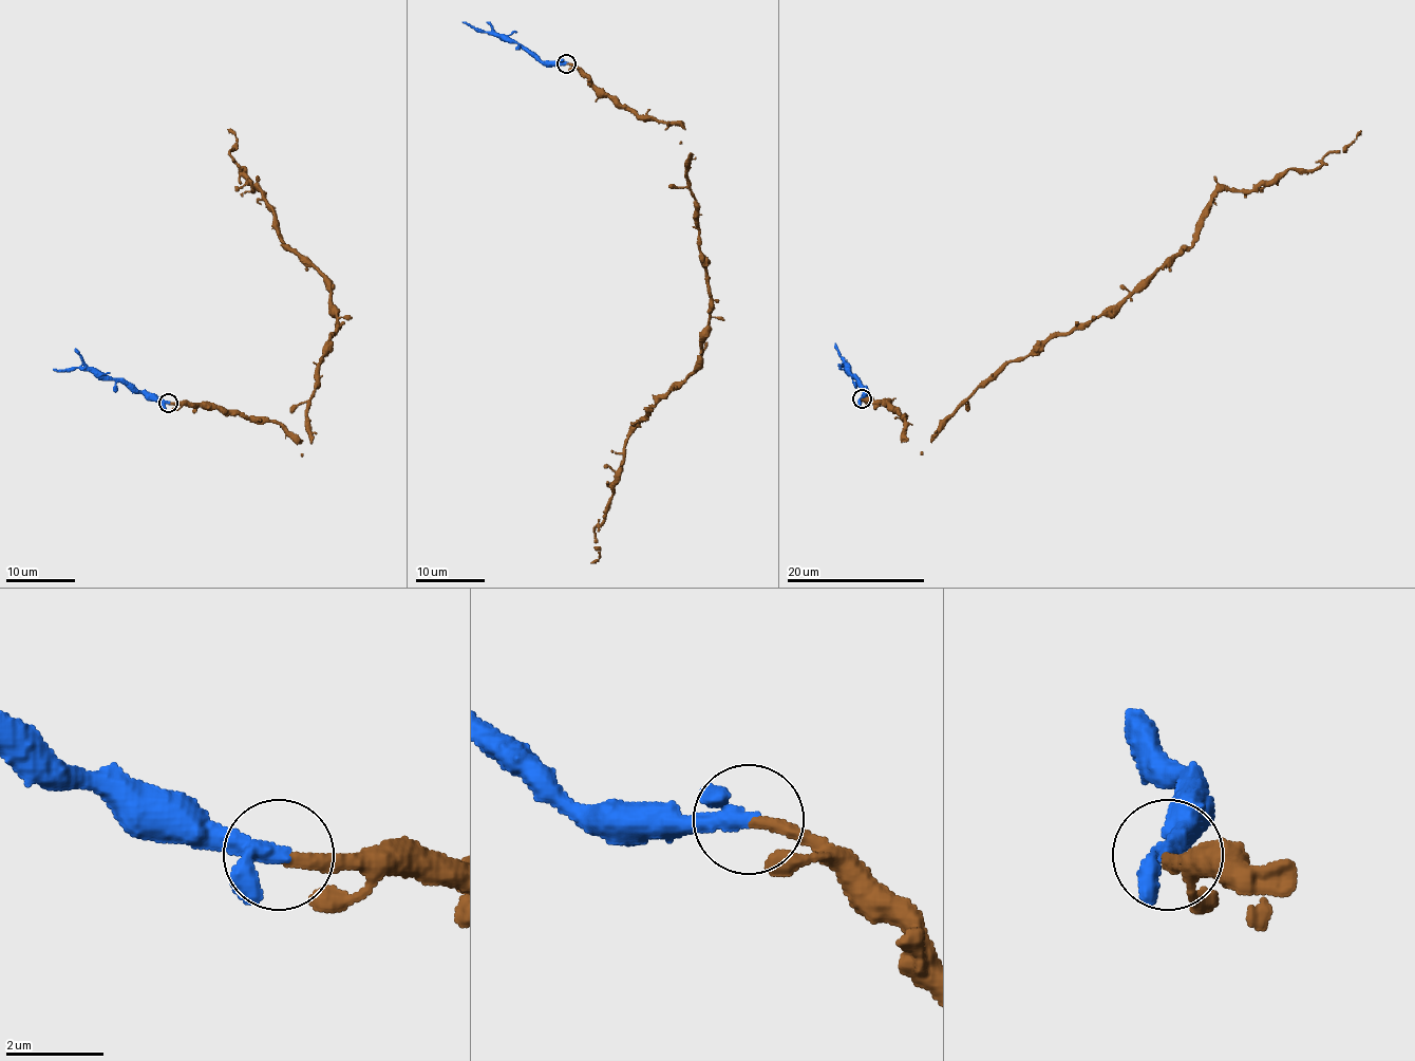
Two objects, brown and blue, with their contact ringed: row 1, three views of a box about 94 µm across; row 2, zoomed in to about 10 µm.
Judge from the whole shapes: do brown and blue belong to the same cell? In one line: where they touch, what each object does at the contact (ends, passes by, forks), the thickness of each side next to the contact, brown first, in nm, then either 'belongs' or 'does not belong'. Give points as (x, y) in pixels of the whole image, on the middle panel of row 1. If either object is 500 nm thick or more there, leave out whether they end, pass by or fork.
at (566, 63); brown ends there; blue passes by; 280 nm thick on the brown side, 320 nm on the other; belongs

